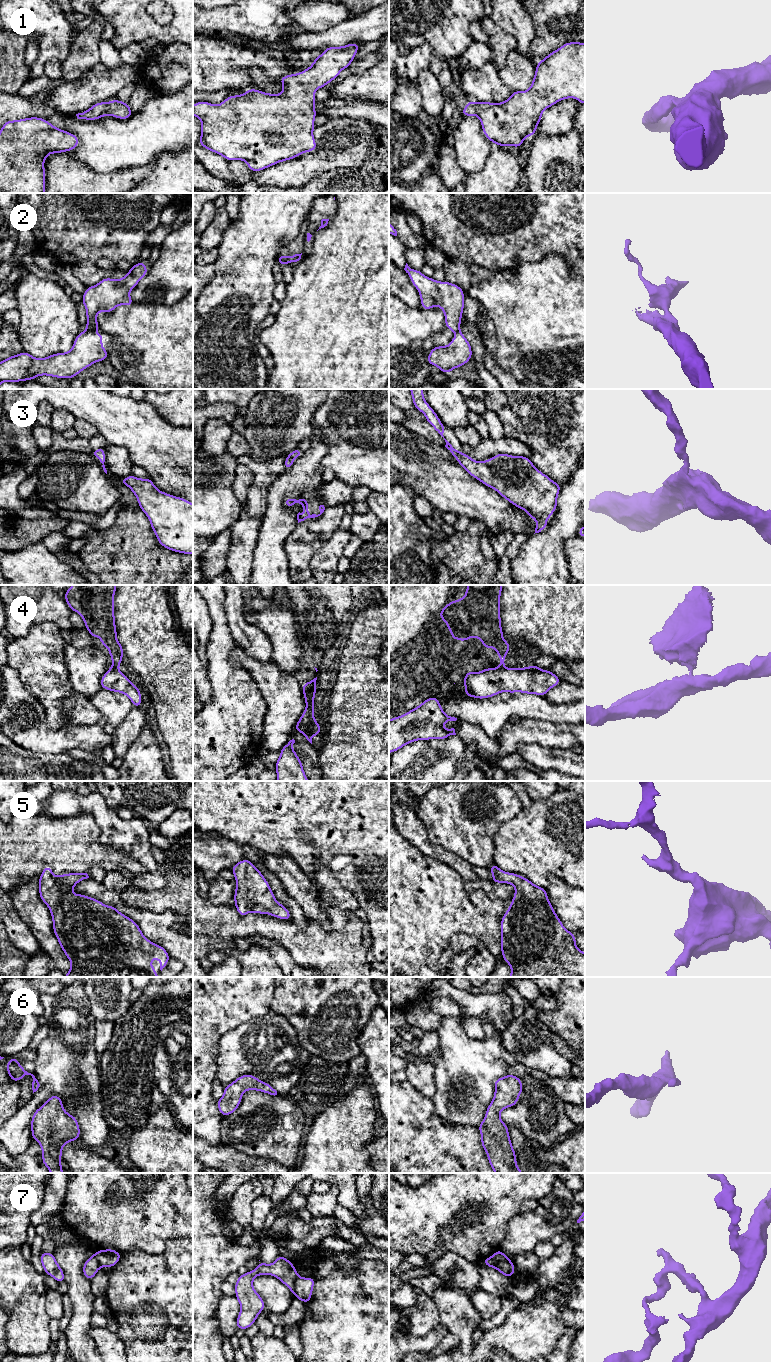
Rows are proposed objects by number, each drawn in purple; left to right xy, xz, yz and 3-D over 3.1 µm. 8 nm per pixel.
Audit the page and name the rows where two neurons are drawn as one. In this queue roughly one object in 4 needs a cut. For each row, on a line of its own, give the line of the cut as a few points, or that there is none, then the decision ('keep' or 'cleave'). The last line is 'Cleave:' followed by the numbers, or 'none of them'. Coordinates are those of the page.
1: no cut | keep
2: xy (86, 329), (90, 331) | cleave
3: no cut | keep
4: xy (111, 667), (117, 669) | cleave
5: no cut | keep
6: no cut | keep
7: yz (492, 1256), (498, 1261), (509, 1261), (512, 1263) | cleave
Cleave: 2, 4, 7

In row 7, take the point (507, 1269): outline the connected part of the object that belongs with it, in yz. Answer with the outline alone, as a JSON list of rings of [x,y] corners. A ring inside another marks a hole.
[[[490,1256],[482,1261],[488,1267],[498,1270],[502,1275],[511,1277],[515,1275],[515,1266],[510,1262],[498,1262],[493,1256]]]

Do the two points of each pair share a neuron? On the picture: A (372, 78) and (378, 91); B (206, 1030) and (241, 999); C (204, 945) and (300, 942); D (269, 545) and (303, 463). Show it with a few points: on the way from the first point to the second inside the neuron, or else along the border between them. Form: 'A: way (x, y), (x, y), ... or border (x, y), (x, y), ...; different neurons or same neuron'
A: way (375, 81), (378, 84), (378, 88); same neuron
B: way (214, 1021), (232, 1003); same neuron
C: way (228, 928), (273, 928), (276, 930); same neuron
D: way (276, 525), (276, 496), (289, 483); same neuron

